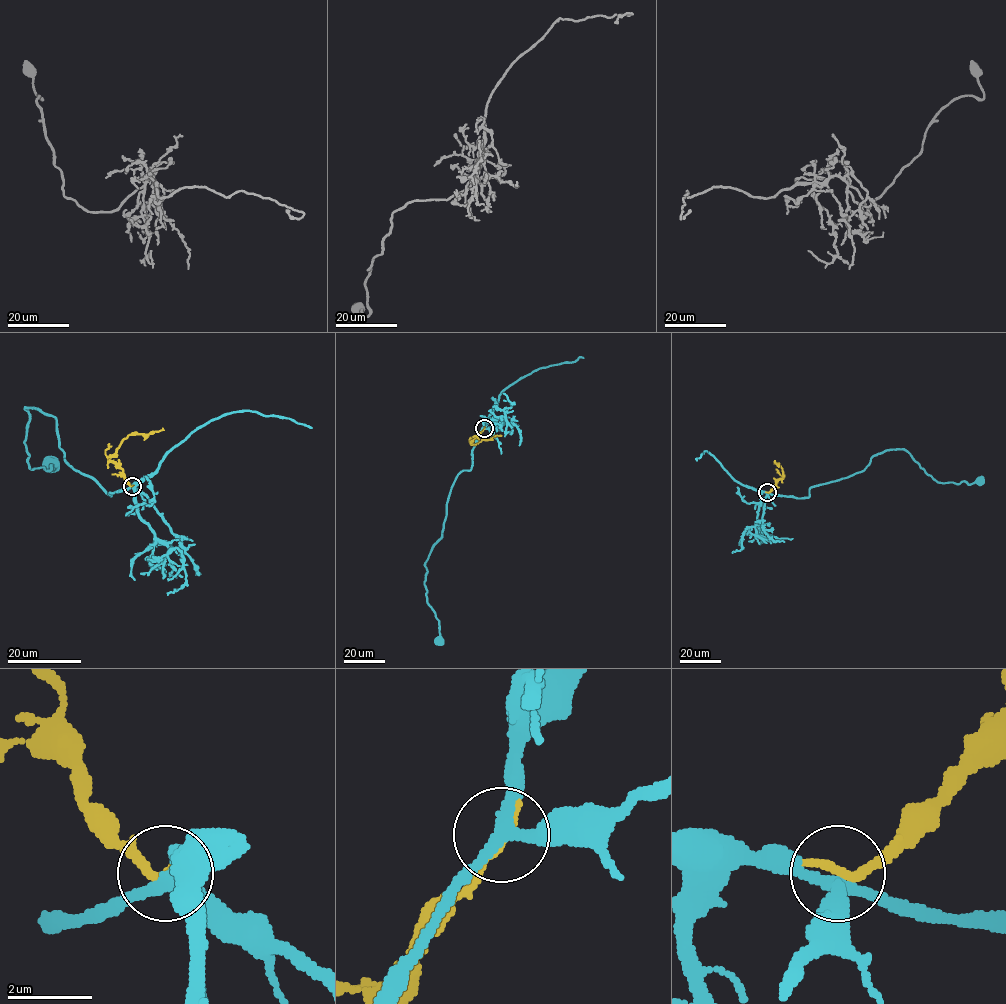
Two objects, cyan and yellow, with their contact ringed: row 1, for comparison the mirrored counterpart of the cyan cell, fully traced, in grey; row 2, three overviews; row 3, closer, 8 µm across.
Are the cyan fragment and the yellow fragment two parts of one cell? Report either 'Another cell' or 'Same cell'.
Same cell

